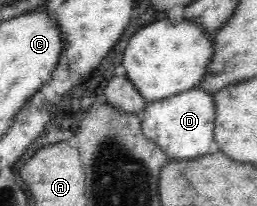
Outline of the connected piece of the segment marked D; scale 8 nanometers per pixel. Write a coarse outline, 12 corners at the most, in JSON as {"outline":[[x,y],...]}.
{"outline":[[193,88],[146,103],[144,137],[171,160],[214,150],[214,99]]}

